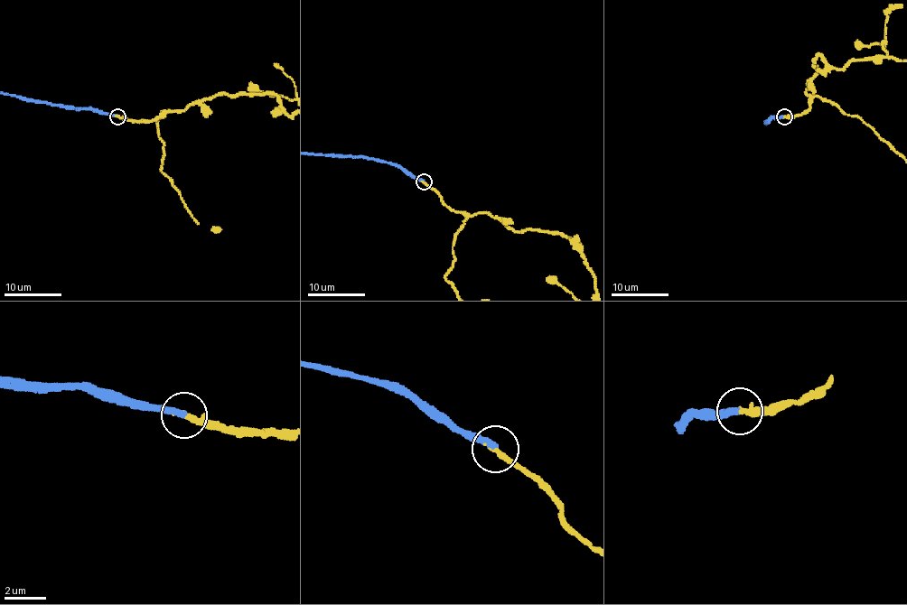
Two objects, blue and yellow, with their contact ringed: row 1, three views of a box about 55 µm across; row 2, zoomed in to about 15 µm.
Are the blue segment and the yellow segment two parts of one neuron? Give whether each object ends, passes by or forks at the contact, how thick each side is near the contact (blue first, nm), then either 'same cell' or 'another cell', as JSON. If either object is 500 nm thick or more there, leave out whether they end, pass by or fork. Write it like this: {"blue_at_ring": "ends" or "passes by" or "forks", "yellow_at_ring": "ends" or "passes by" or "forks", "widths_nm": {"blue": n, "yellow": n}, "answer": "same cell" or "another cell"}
{"blue_at_ring": "ends", "yellow_at_ring": "ends", "widths_nm": {"blue": 300, "yellow": 260}, "answer": "same cell"}

